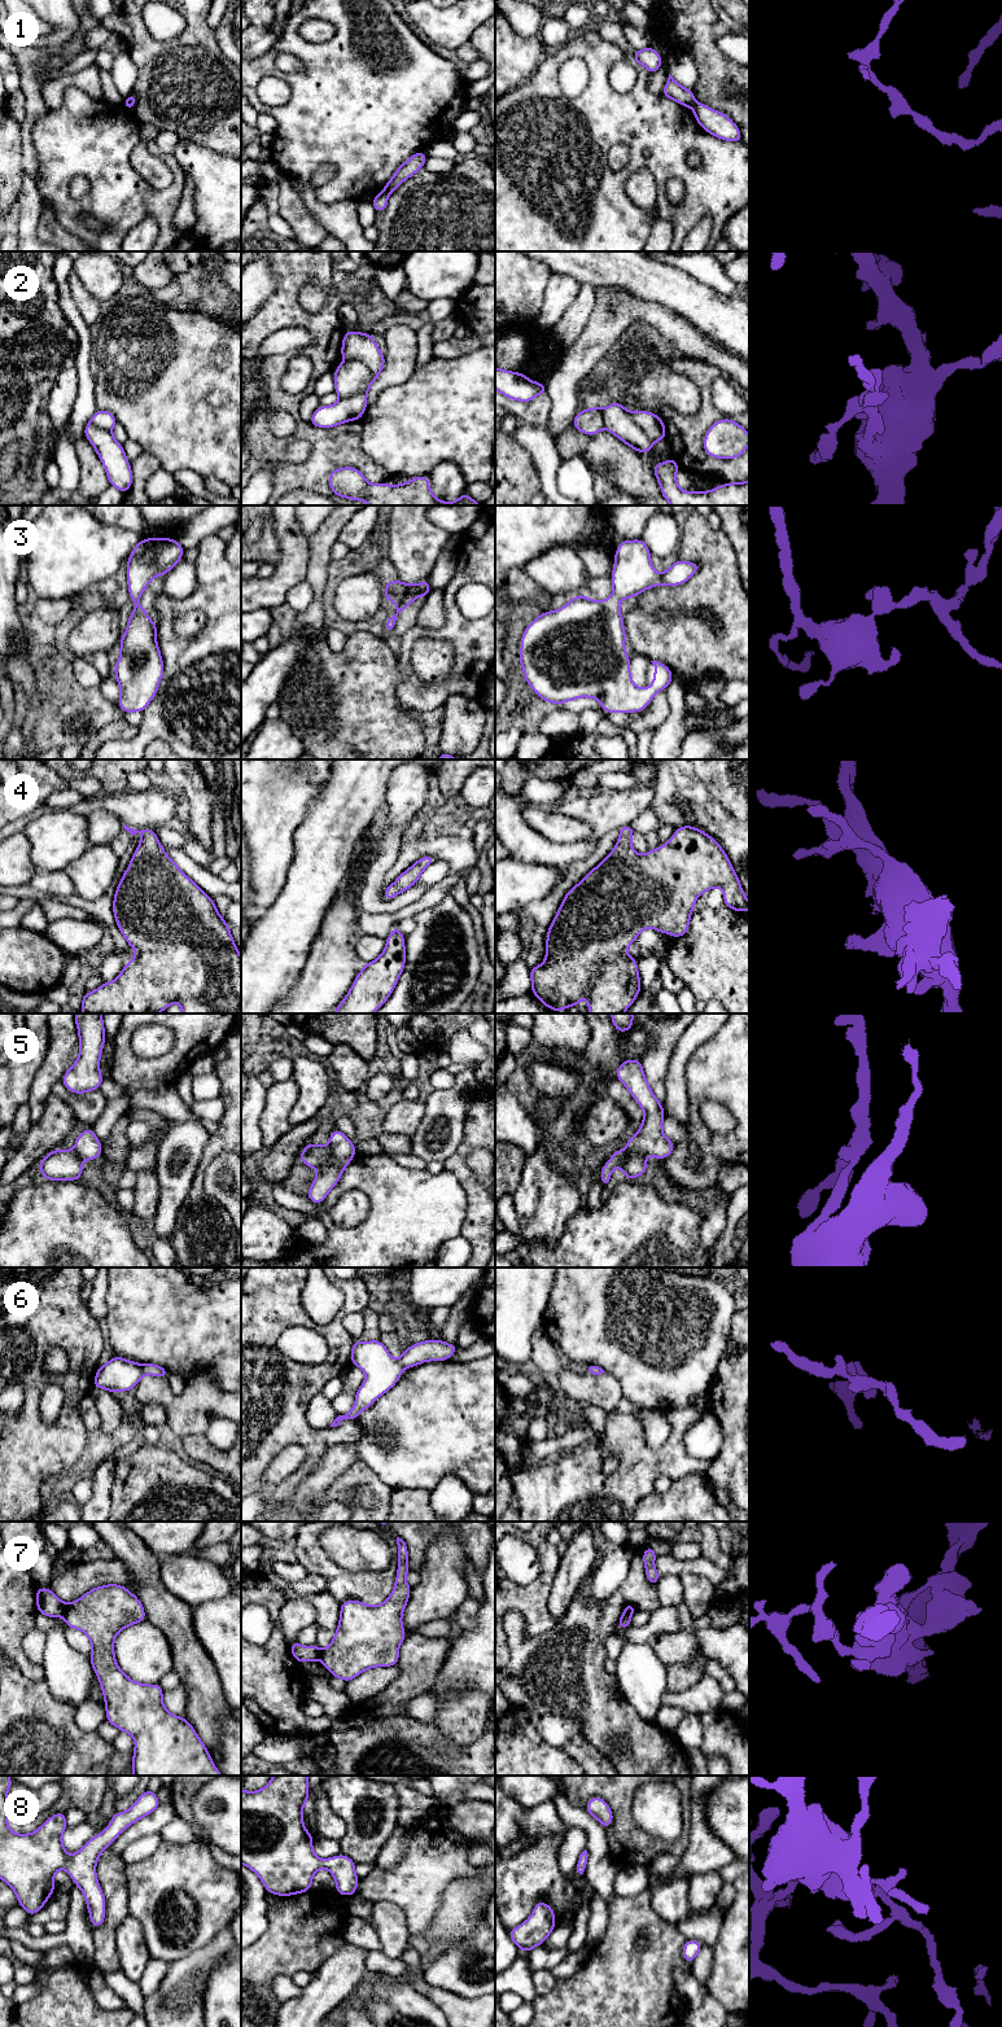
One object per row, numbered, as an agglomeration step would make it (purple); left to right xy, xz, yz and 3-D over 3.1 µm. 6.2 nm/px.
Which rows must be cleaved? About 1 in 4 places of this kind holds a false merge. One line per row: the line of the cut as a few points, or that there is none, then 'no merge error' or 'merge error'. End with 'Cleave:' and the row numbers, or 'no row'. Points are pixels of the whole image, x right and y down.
1: yz (694, 100), (690, 106) | merge error
2: xz (363, 362), (370, 371), (368, 382), (361, 390), (341, 398) | merge error
3: no cut | no merge error
4: no cut | no merge error
5: no cut | no merge error
6: no cut | no merge error
7: xy (68, 1605), (64, 1615) | merge error
8: no cut | no merge error
Cleave: 1, 2, 7

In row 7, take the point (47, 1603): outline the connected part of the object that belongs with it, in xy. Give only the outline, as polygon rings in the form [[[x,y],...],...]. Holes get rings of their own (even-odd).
[[[36,1588],[36,1608],[48,1617],[60,1617],[65,1616],[67,1604],[49,1588]]]

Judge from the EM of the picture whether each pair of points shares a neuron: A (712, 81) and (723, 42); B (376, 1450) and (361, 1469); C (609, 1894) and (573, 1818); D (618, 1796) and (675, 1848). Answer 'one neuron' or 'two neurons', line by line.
A: two neurons
B: two neurons
C: one neuron
D: one neuron

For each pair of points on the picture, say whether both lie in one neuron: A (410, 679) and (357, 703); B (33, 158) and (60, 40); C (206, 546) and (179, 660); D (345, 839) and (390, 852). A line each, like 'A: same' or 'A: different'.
A: different
B: different
C: same
D: different

